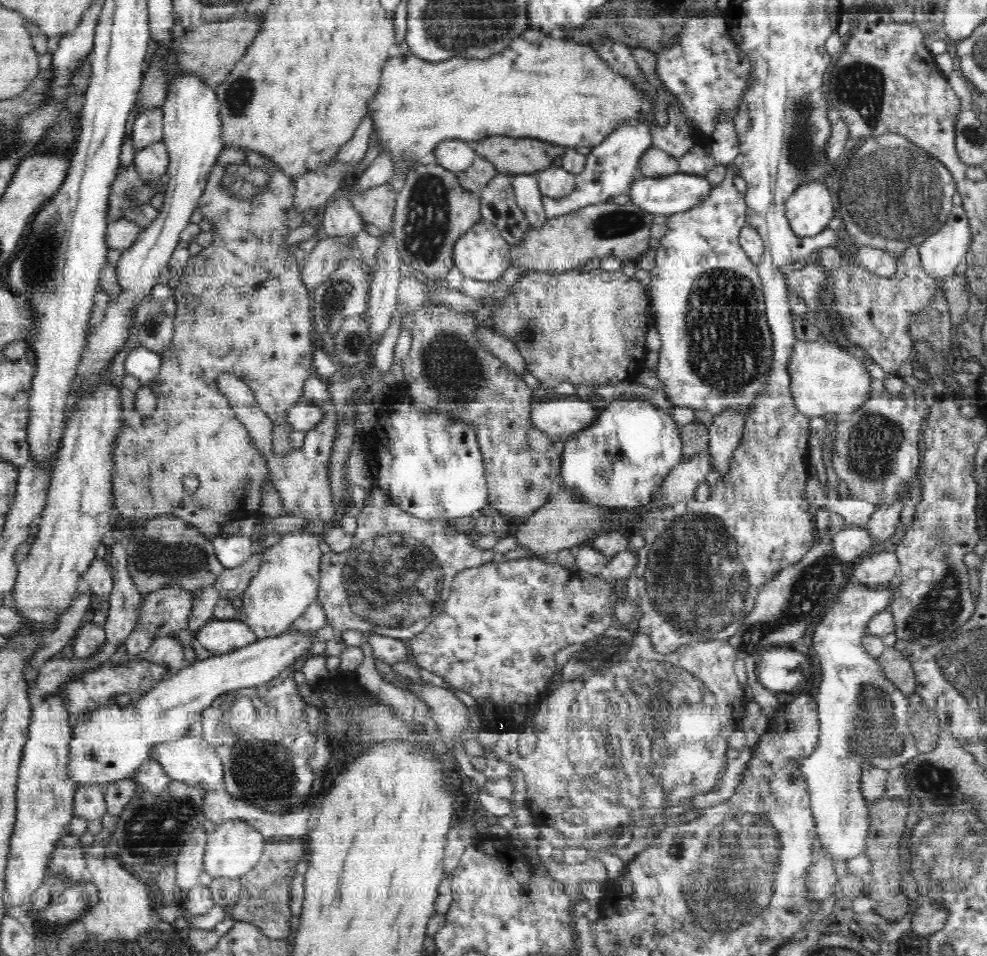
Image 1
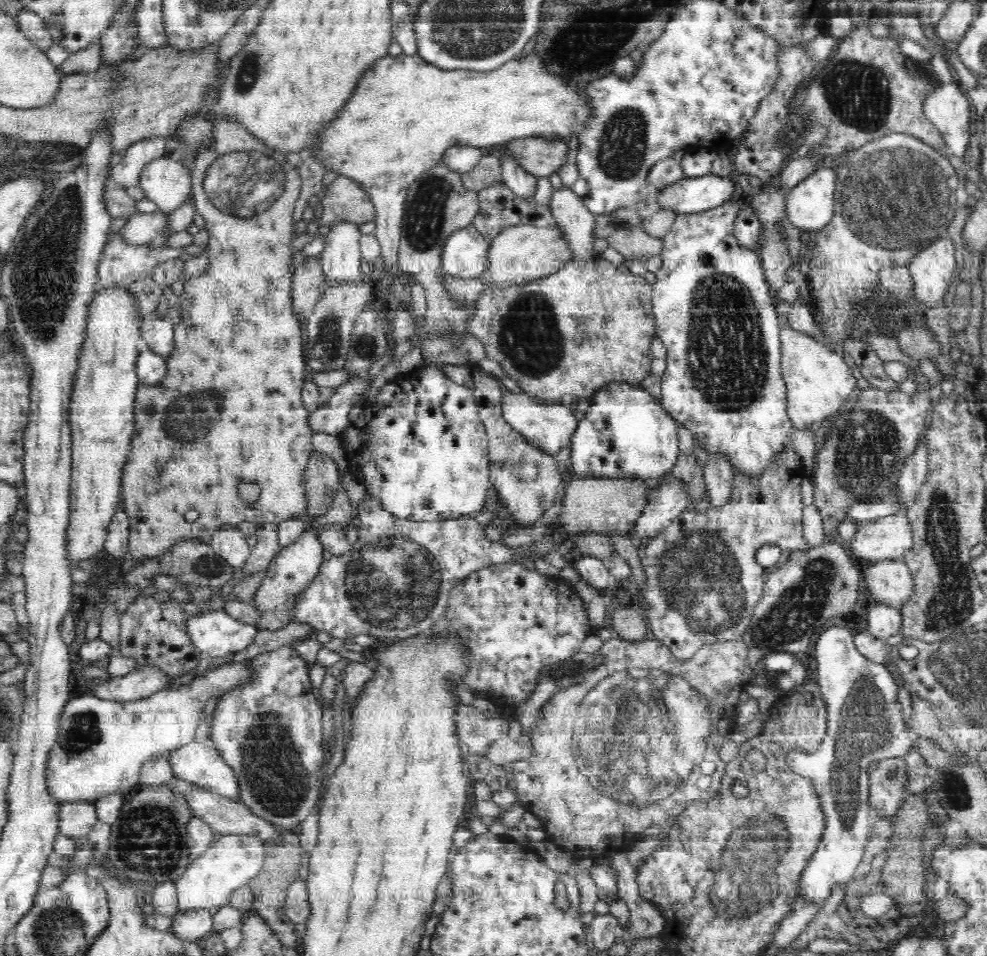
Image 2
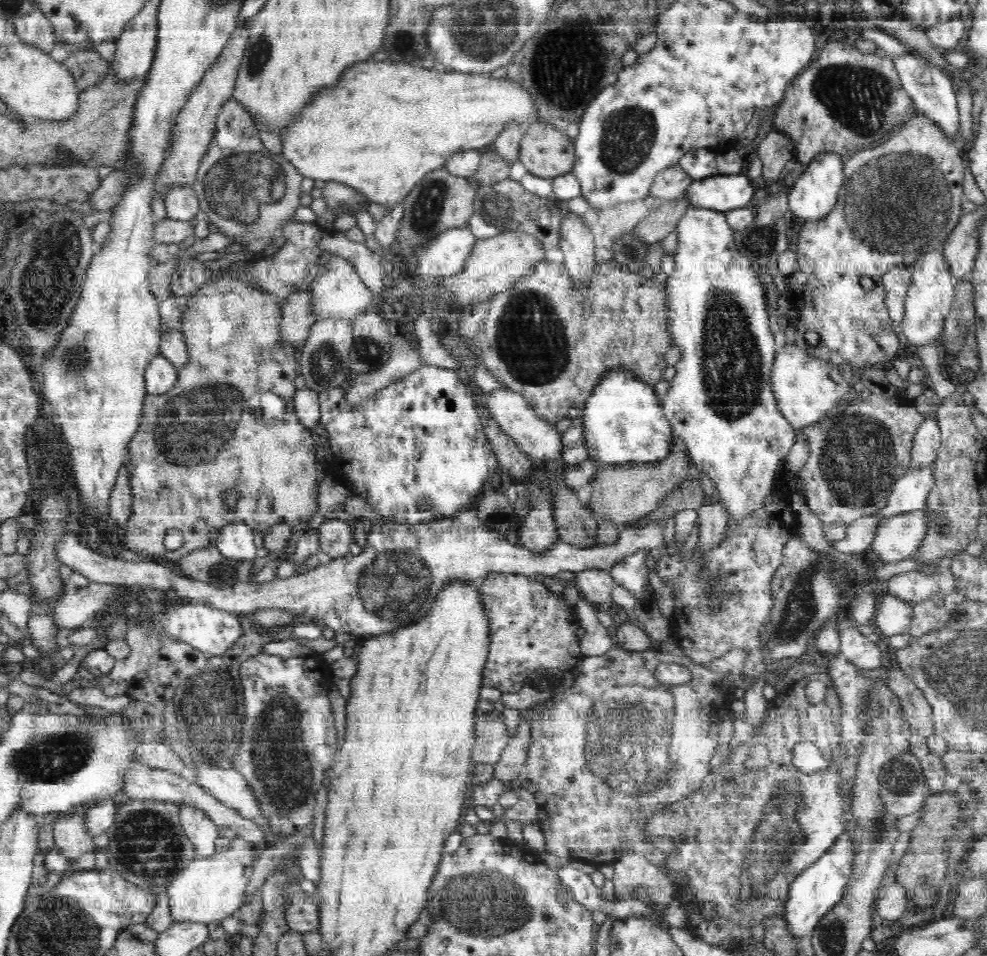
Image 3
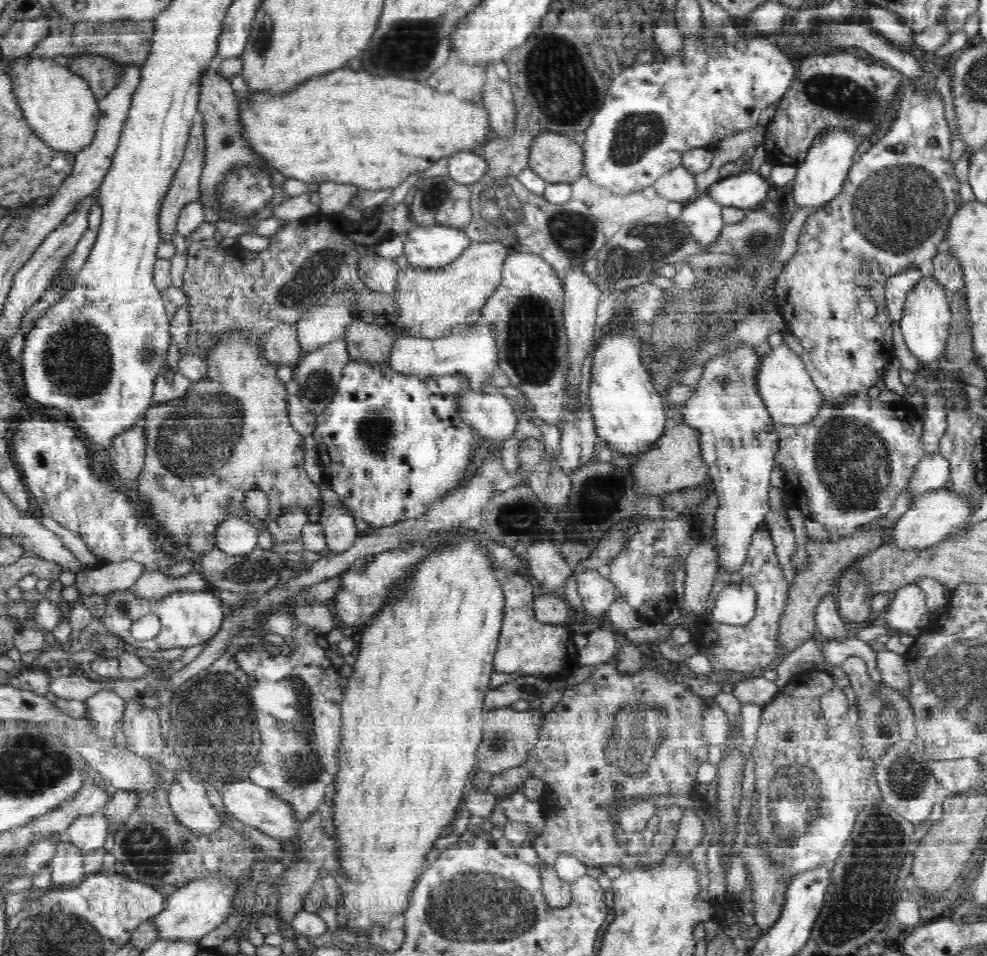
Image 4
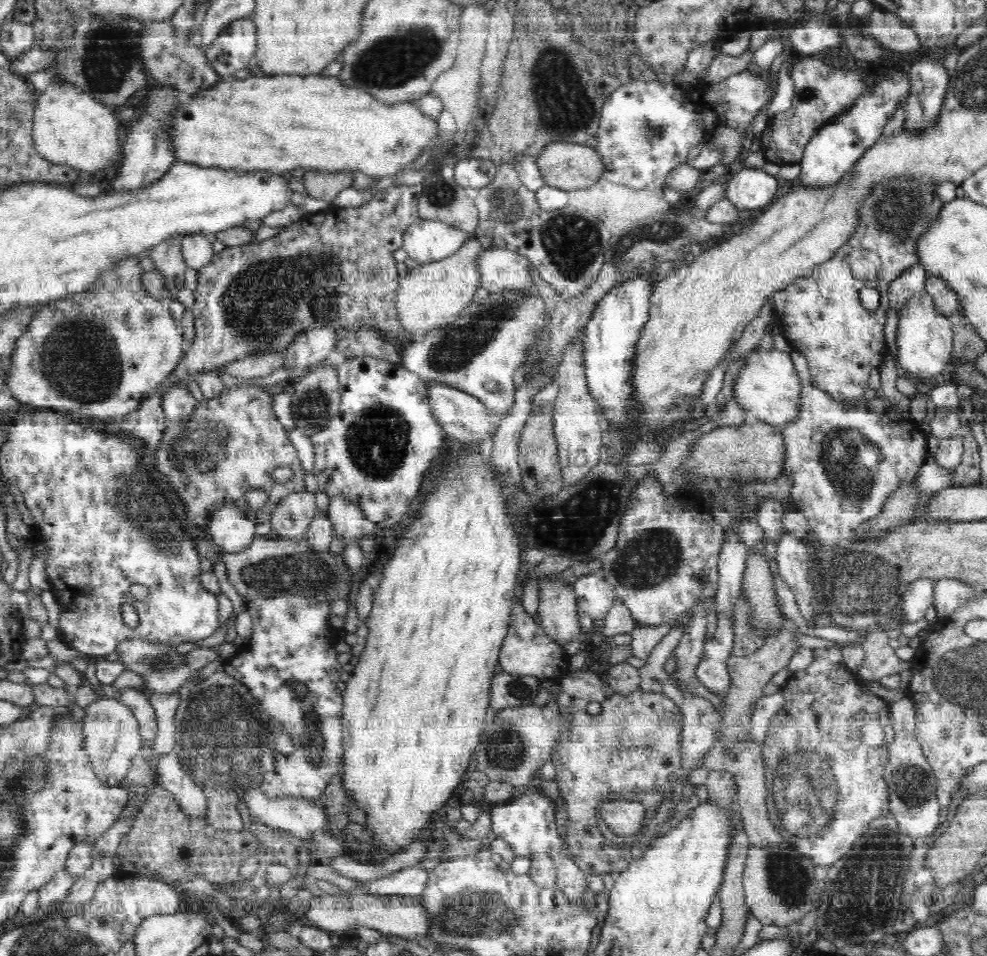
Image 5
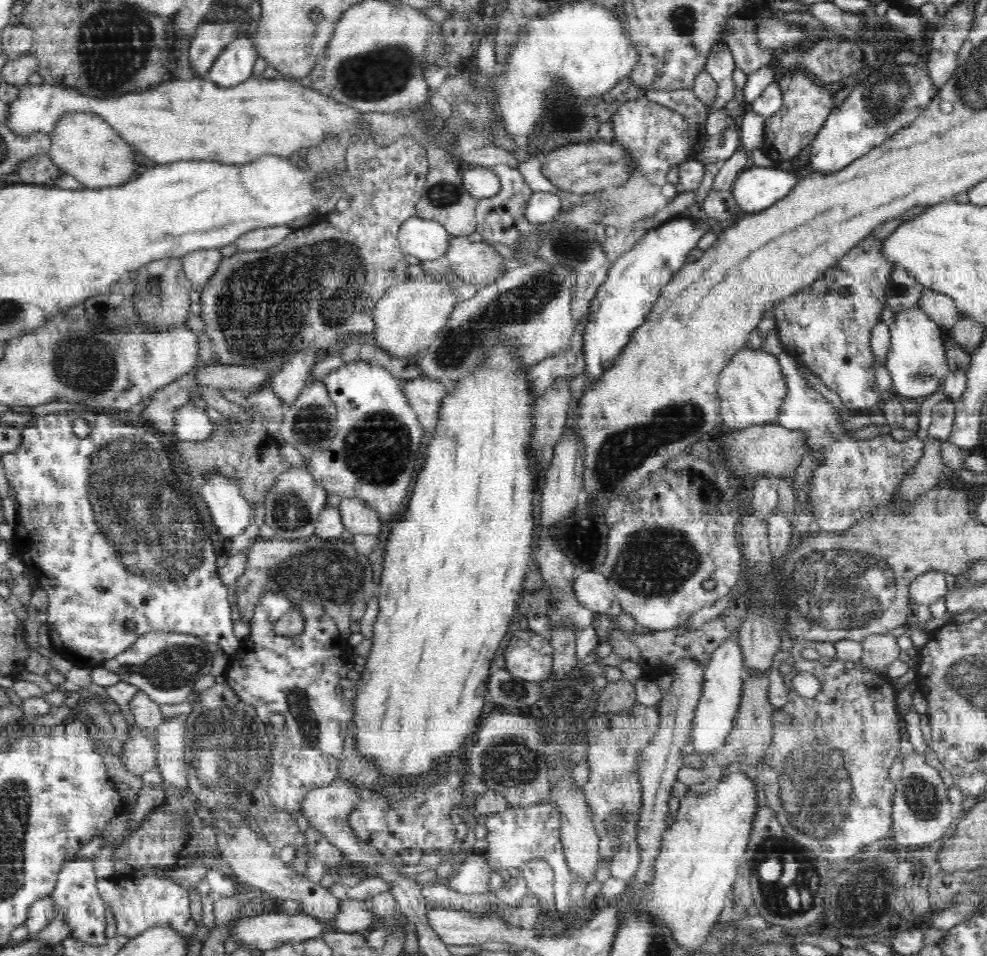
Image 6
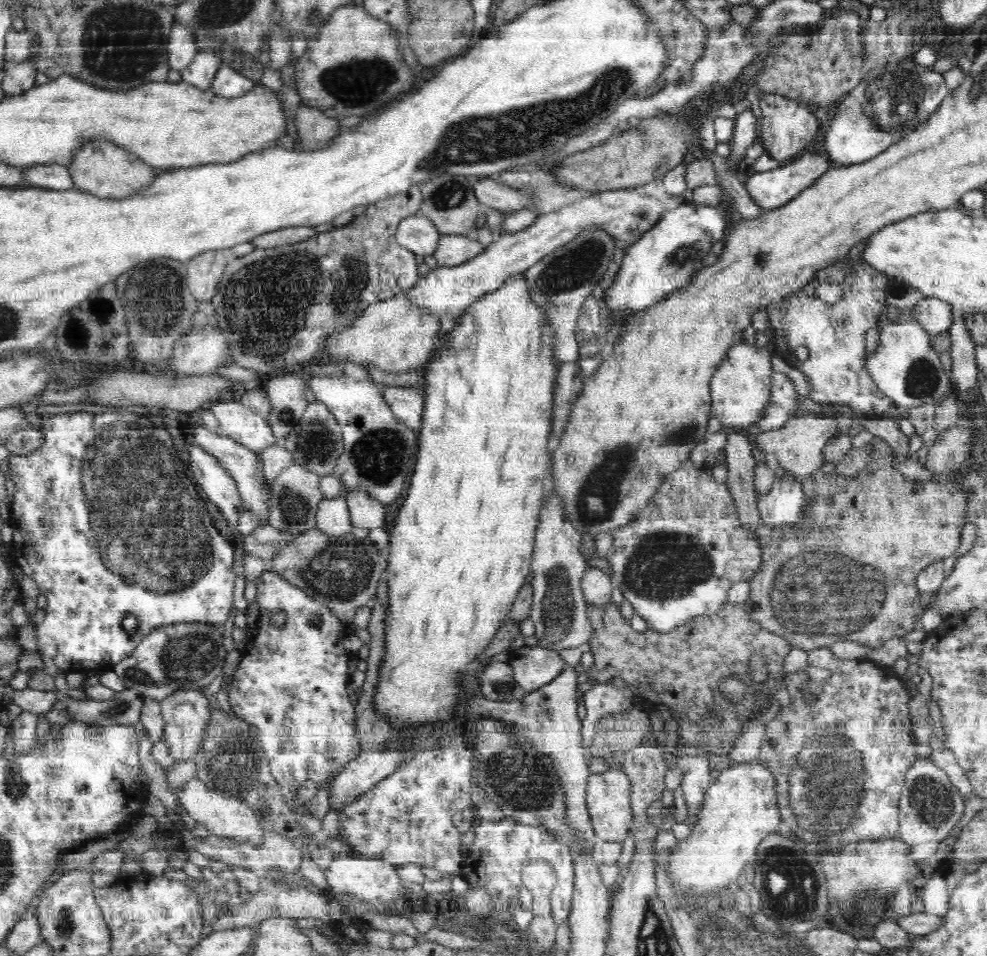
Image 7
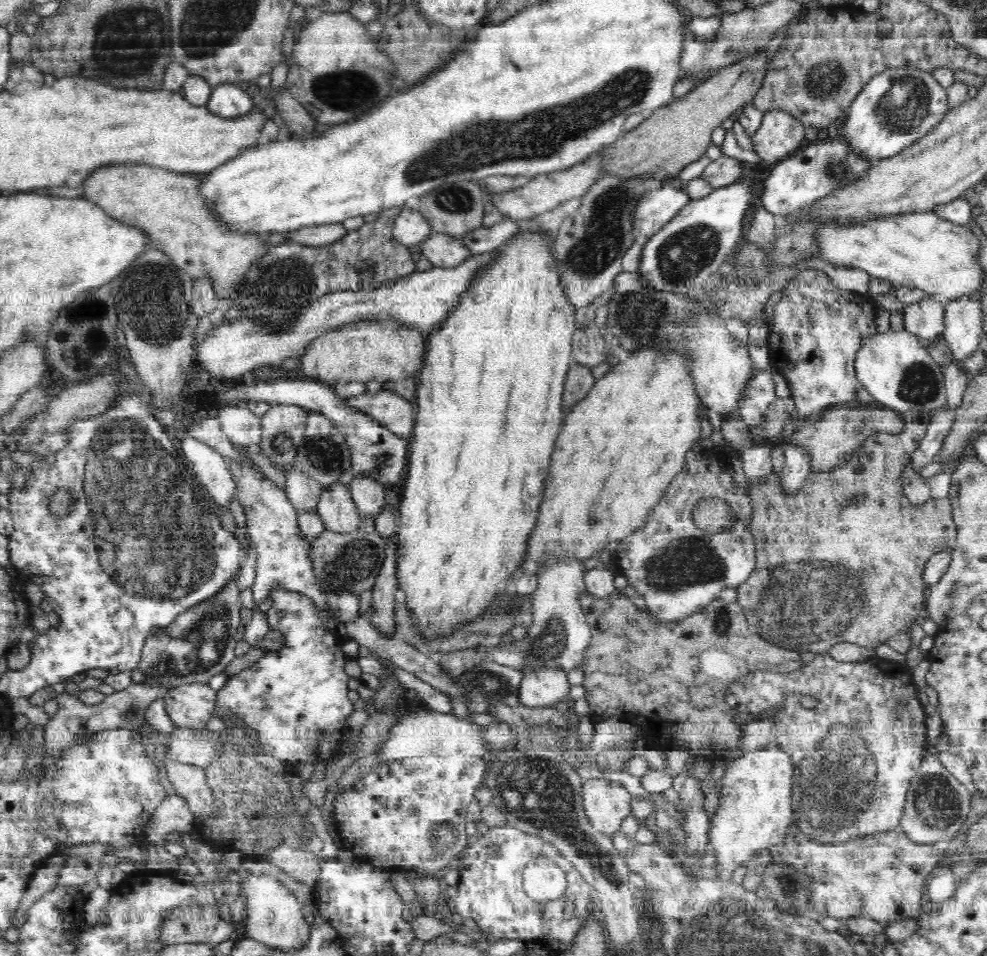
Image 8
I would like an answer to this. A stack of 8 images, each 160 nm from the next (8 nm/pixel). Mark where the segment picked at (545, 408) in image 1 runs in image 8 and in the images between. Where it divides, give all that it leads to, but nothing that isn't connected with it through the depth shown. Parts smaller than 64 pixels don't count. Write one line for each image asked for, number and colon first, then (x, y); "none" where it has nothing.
2: (550, 427)
3: (533, 434)
4: (493, 415)
5: (466, 418)
6: (425, 394)
7: (407, 403)
8: (391, 410)

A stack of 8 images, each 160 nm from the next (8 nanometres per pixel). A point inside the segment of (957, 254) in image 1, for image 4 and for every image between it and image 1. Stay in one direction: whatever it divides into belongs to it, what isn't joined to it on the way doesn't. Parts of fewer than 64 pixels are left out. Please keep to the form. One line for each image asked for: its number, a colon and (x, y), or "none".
2: (931, 269)
3: (928, 305)
4: (924, 325)

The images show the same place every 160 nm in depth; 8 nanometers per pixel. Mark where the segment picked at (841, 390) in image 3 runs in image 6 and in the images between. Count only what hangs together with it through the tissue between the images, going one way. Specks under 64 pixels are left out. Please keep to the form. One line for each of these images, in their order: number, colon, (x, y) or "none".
4: (792, 398)
5: (768, 387)
6: (751, 389)

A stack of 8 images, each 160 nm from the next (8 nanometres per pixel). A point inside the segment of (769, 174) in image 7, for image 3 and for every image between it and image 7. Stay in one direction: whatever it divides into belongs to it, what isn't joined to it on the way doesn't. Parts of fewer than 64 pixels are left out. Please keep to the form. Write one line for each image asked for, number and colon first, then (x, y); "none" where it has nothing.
3: (718, 192)
4: (745, 190)
5: (750, 188)
6: (756, 188)

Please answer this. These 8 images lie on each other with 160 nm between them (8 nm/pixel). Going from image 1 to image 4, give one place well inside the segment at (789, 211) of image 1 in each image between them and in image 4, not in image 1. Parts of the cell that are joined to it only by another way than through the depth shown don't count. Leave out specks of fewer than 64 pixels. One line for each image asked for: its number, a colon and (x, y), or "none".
2: (810, 204)
3: (812, 196)
4: (820, 177)

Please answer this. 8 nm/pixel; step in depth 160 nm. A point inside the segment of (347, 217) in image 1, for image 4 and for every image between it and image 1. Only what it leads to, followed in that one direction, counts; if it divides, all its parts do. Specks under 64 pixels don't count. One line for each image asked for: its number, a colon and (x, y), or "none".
2: (341, 260)
3: (338, 292)
4: (328, 319)

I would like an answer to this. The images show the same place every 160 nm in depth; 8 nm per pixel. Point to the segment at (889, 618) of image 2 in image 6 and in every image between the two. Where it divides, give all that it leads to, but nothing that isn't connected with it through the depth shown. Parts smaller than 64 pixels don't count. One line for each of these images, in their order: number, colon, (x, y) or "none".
3: (893, 616)
4: (908, 604)
5: (919, 596)
6: (926, 589)

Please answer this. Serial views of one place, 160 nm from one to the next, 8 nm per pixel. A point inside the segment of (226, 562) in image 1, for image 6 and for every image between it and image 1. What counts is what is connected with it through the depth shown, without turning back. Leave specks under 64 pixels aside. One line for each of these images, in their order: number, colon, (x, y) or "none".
2: (230, 543)
3: (236, 541)
4: (234, 536)
5: (231, 531)
6: (230, 512)

